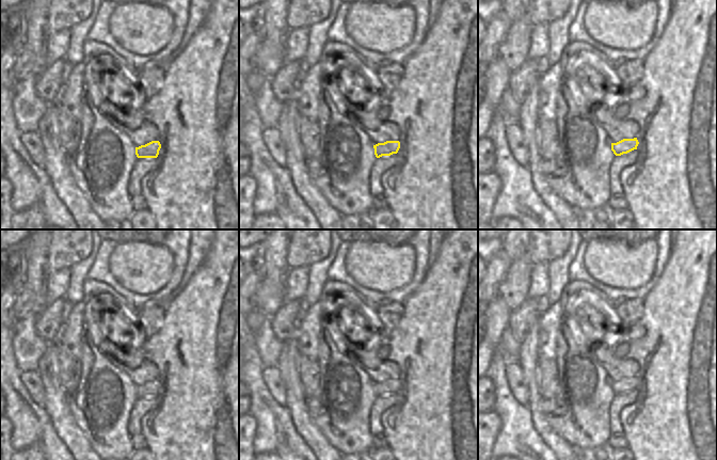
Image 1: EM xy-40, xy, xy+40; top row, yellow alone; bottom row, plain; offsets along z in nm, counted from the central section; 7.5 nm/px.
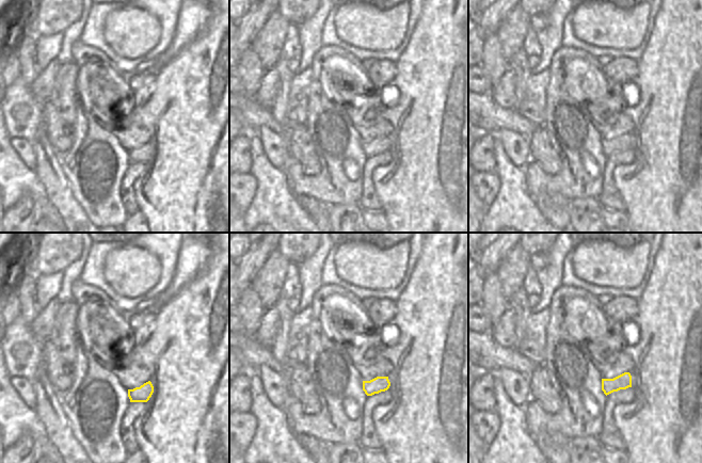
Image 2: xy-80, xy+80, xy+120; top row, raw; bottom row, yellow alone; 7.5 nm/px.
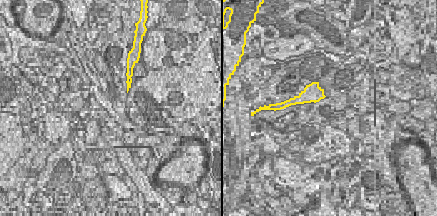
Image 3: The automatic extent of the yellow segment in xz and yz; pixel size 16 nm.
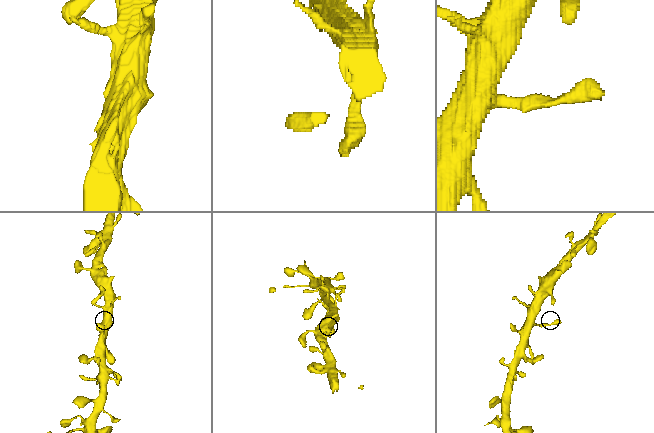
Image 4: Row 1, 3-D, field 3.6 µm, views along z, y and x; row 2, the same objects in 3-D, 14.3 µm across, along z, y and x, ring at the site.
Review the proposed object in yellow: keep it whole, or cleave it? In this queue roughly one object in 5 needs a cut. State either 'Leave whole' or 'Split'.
Leave whole

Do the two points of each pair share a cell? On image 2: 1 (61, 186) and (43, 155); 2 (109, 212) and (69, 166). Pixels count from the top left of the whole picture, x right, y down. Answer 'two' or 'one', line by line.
1: one
2: one

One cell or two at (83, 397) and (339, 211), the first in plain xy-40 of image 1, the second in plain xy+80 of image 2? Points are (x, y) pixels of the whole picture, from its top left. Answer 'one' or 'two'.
two

